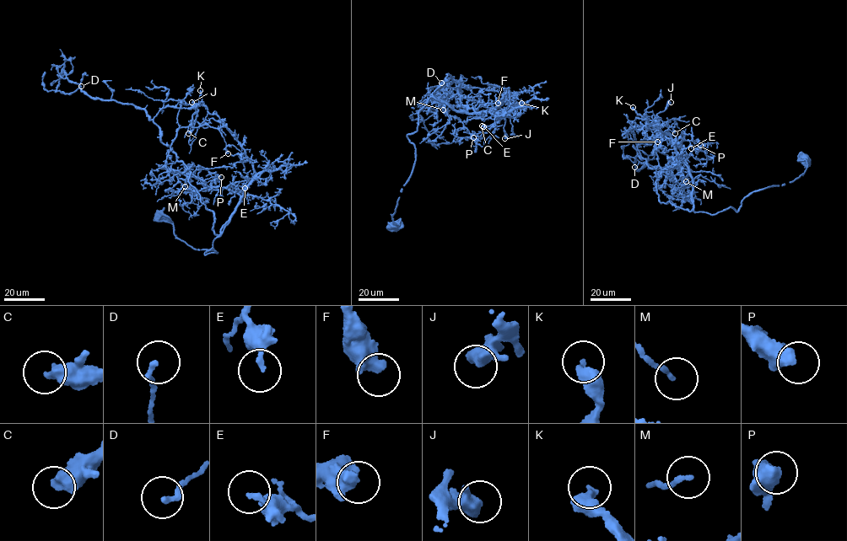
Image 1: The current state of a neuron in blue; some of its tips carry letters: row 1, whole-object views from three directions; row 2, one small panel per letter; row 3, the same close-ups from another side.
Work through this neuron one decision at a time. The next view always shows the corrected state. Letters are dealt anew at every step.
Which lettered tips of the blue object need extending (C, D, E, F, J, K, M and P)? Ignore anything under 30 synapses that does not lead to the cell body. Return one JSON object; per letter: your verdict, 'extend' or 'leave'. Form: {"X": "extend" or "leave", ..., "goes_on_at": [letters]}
{"C": "leave", "D": "leave", "E": "leave", "F": "leave", "J": "leave", "K": "leave", "M": "leave", "P": "leave", "goes_on_at": []}

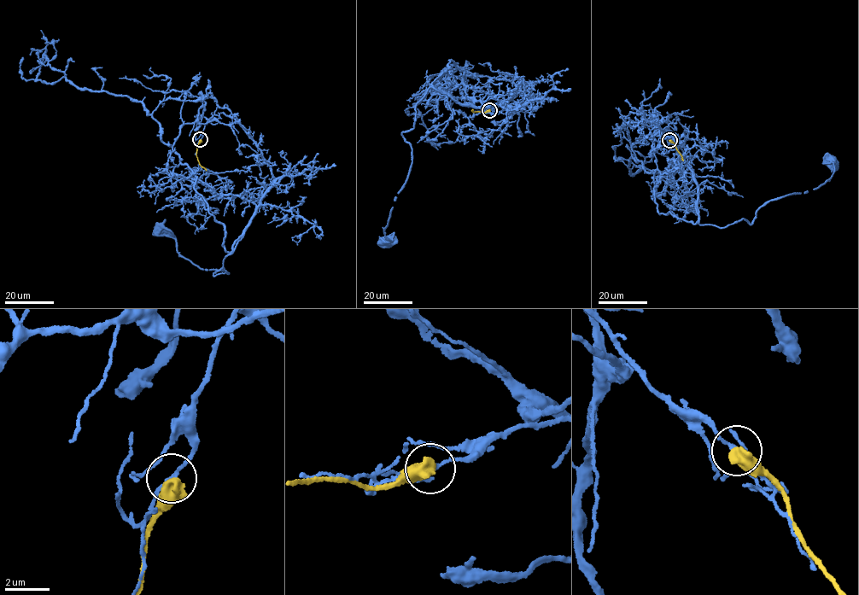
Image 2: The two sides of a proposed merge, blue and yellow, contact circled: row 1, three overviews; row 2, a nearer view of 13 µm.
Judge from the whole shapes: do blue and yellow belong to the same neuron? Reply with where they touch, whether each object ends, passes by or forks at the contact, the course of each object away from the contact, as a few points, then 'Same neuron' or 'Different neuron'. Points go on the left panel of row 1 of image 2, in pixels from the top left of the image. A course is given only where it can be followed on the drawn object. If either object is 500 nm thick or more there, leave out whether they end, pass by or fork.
Place: (200, 139). Course of blue: (200, 139), (224, 107), (260, 149), (273, 184), (225, 256), (228, 272), (195, 265), (159, 229). Course of yellow: (200, 139), (196, 154), (199, 165), (206, 170). Different neuron

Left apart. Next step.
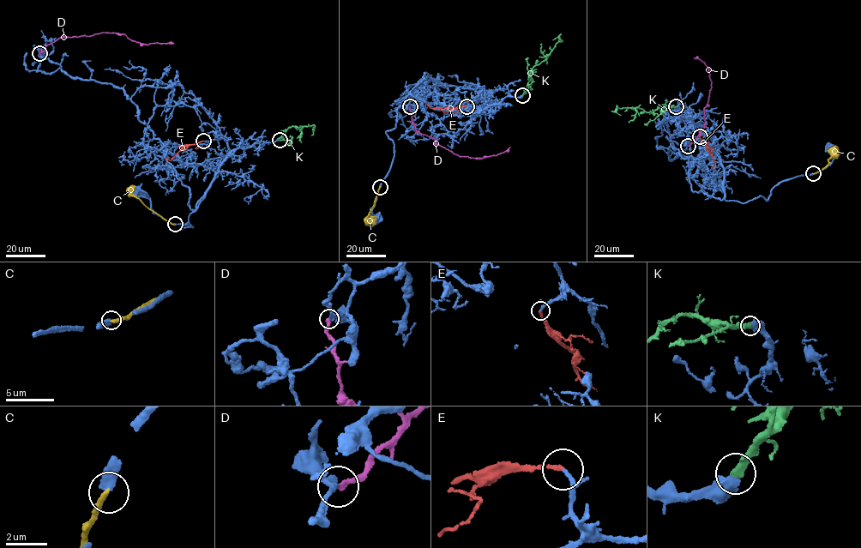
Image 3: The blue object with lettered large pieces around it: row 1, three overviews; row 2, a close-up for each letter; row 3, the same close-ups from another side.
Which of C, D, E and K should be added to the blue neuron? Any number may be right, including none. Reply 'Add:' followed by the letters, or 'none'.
Add: E, K

